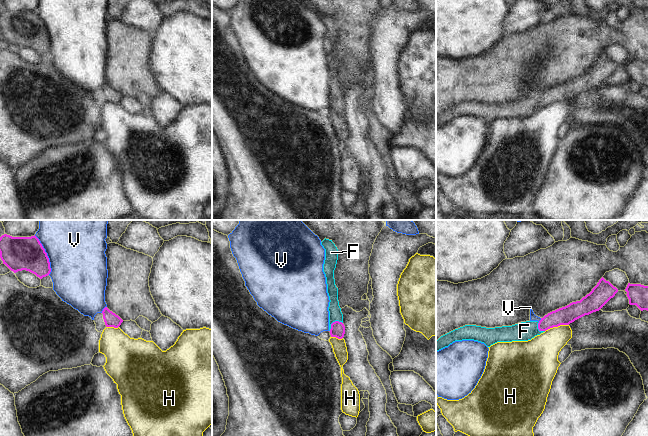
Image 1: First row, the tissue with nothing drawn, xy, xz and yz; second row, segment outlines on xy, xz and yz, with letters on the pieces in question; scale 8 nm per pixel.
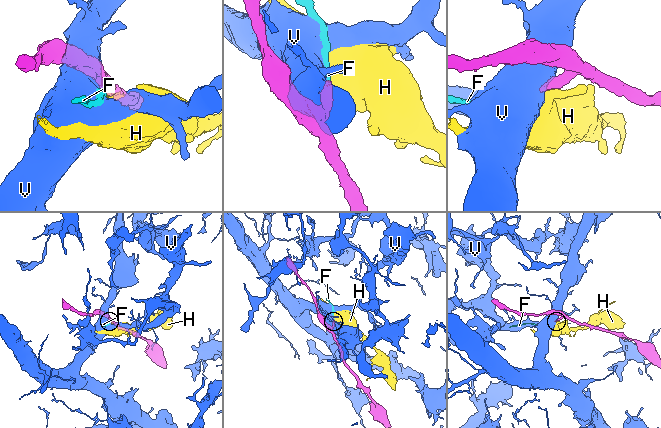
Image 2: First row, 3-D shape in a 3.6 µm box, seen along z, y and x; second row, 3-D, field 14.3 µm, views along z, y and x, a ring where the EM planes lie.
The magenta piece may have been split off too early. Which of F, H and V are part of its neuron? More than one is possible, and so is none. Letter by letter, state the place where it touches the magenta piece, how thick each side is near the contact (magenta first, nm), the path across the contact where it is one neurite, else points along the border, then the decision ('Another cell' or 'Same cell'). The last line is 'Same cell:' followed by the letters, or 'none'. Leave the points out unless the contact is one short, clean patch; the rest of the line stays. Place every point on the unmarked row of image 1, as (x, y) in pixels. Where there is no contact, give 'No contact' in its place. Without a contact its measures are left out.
F: Touches magenta at xz (333, 98). Thickness 120 nm (magenta) against 110 nm. Path across: xz (337, 106), (333, 98), (335, 90). Same cell
H: Touches magenta at yz (556, 102). Thickness 140 nm (magenta) against 280 nm. Boundary: yz (568, 100), (553, 102), (545, 107). Another cell
V: Touches magenta at xy (46, 31). Thickness 280 nm (magenta) against 460 nm. Another cell
Same cell: F

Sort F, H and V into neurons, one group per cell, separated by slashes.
F / H / V

